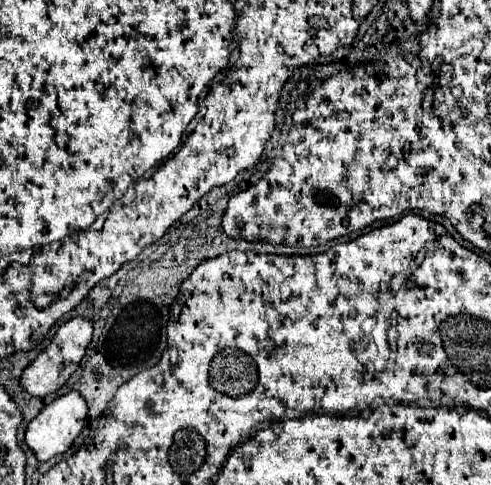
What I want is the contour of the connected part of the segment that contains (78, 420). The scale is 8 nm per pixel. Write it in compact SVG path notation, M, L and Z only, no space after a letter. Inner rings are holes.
M70 390L58 396L54 402L50 402L26 428L26 444L36 454L38 462L46 462L56 454L64 454L86 426L86 414L88 414L86 400L76 390Z

